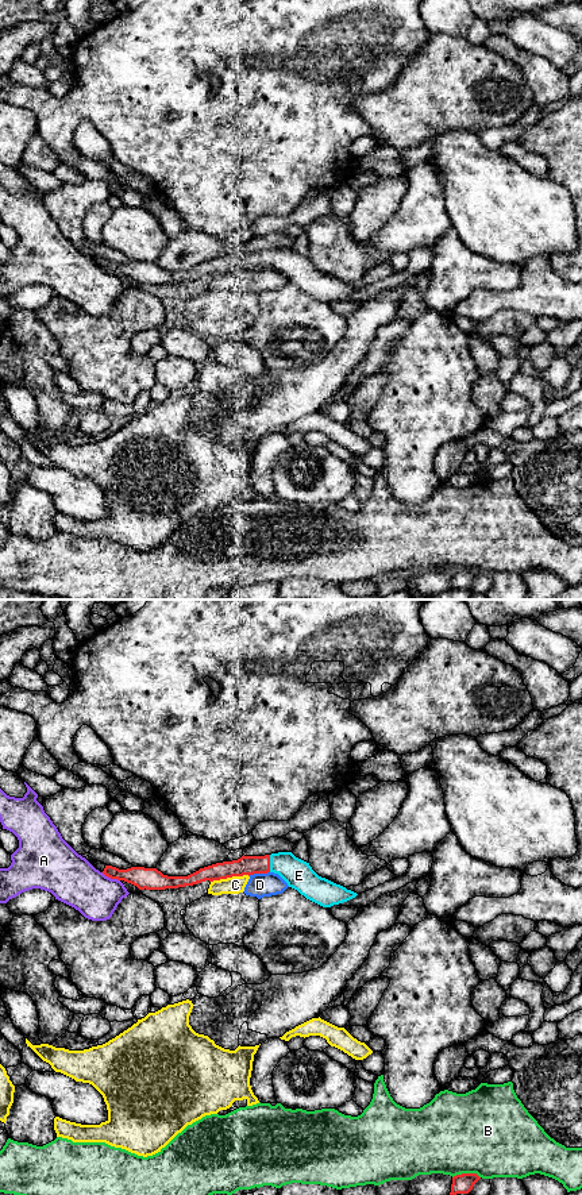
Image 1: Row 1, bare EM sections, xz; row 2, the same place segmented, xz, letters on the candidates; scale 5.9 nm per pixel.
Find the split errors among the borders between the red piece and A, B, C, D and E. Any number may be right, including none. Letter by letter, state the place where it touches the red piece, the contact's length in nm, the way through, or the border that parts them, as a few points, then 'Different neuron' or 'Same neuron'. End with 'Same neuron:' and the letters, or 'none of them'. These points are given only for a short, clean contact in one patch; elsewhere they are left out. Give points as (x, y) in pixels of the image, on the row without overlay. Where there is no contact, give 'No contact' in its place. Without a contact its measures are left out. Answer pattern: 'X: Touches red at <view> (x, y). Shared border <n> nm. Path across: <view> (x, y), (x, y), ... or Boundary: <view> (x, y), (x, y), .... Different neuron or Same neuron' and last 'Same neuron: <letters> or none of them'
A: Touches red at xz (111, 273). Shared border 120 nm. Different neuron
B: Touches red at xz (466, 569). Shared border 170 nm. Different neuron
C: Touches red at xz (230, 272). Shared border 240 nm. Different neuron
D: Touches red at xz (258, 268). Shared border 130 nm. Different neuron
E: Touches red at xz (269, 258). Shared border 100 nm. Path across: xz (249, 261), (269, 258), (284, 258), (299, 270). Same neuron
Same neuron: E

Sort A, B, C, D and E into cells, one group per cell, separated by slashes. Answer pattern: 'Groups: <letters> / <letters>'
Groups: A / B / C D / E

